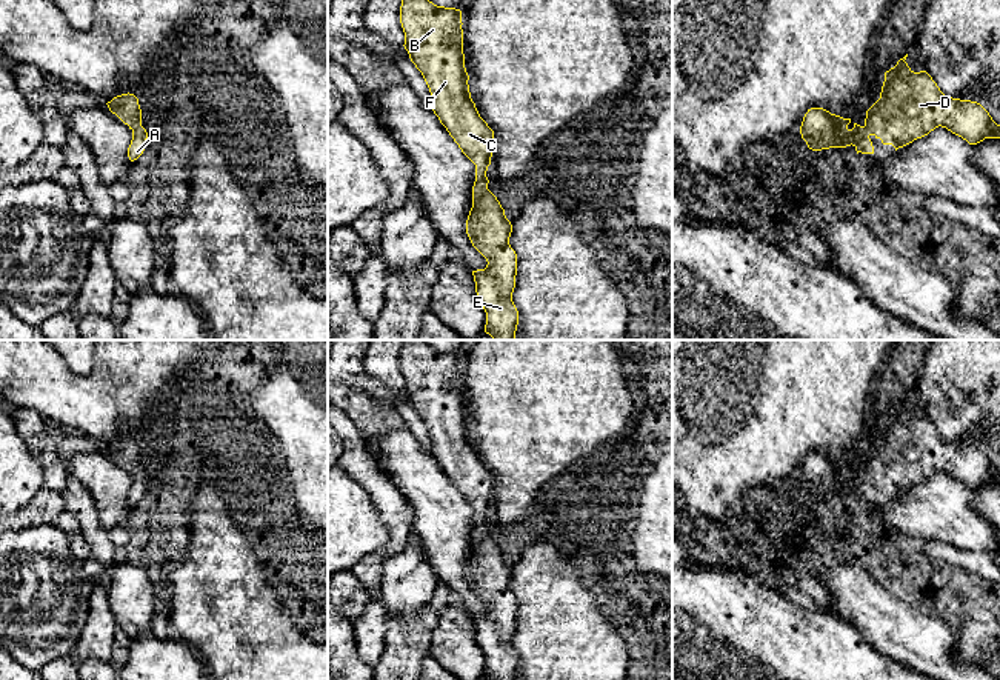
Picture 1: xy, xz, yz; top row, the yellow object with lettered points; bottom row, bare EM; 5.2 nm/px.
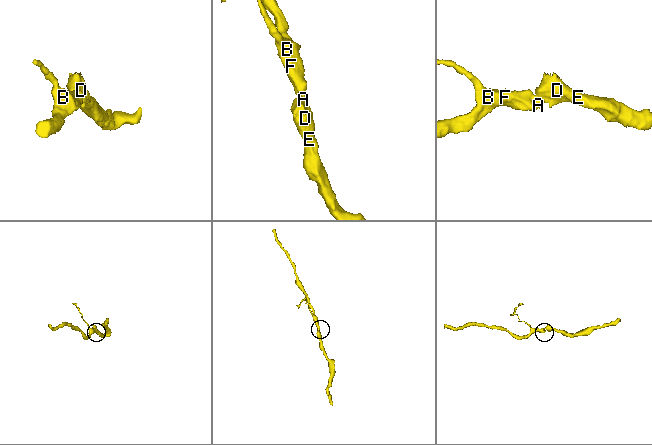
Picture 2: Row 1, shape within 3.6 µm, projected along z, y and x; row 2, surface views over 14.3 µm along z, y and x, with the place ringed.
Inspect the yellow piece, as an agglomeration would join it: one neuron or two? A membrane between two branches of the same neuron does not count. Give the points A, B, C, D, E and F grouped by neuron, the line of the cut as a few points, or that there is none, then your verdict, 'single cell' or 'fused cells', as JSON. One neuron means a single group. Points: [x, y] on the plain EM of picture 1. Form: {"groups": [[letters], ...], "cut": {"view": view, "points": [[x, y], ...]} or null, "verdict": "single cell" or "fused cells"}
{"groups": [["A", "B", "C", "D", "E", "F"]], "cut": null, "verdict": "single cell"}

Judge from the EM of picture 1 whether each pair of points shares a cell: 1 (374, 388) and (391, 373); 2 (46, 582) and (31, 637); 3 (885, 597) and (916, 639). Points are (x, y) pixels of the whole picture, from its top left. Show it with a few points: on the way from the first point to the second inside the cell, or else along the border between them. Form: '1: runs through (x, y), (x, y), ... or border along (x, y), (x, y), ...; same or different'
1: border along (363, 356), (363, 370), (370, 376), (402, 391); different
2: runs through (34, 596), (34, 623); same
3: runs through (885, 608), (905, 628); same

